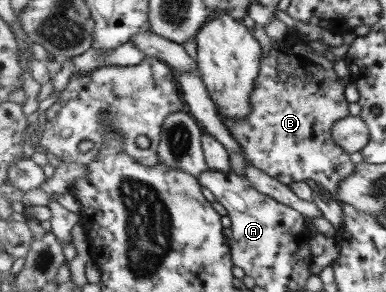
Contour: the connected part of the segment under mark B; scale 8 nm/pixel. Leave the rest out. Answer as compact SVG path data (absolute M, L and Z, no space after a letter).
M298 34L278 41L271 39L272 49L262 56L262 70L255 90L251 93L254 108L250 110L249 118L229 122L222 119L222 122L237 138L239 146L243 146L245 158L253 166L288 185L291 182L314 180L336 197L342 181L347 180L358 169L351 160L351 153L339 146L331 134L336 123L352 116L350 103L345 98L345 84L335 72L335 61L331 62L321 52L309 52L308 43L307 37Z

